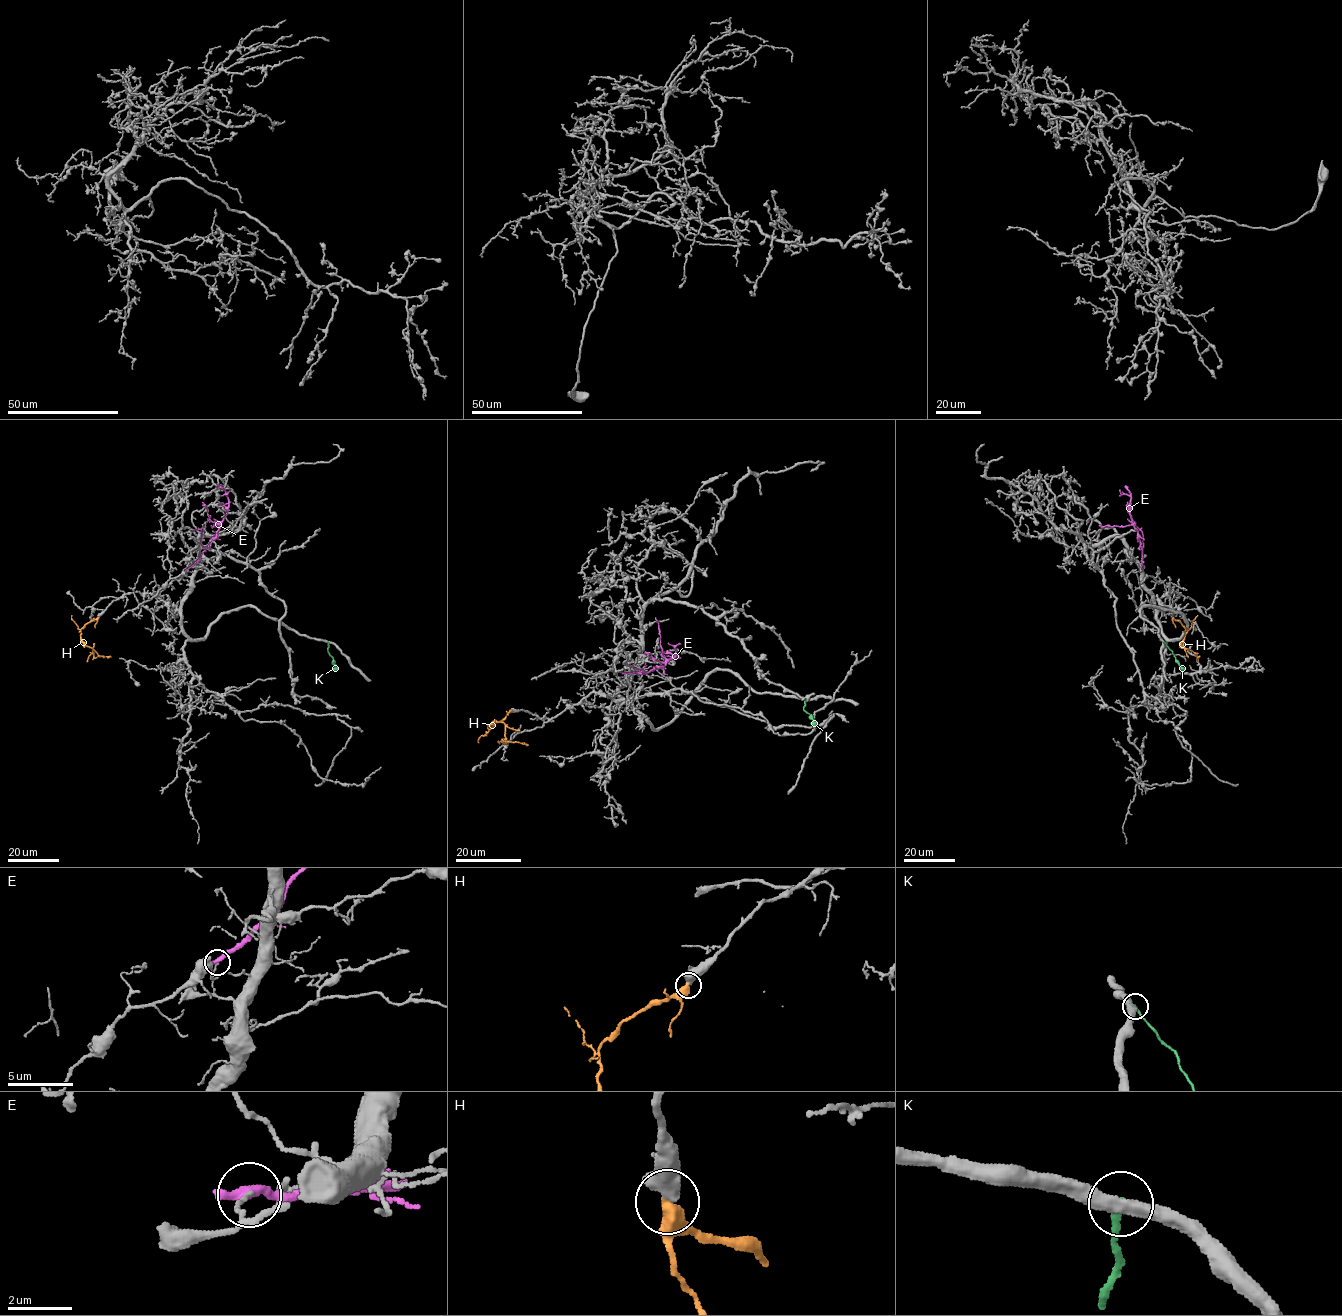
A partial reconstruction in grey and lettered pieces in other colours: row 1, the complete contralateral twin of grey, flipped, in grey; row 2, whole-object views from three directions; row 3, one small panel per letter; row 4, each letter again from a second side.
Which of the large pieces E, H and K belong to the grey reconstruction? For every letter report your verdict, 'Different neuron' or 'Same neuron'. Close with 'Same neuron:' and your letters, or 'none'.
E: Different neuron
H: Same neuron
K: Different neuron
Same neuron: H

